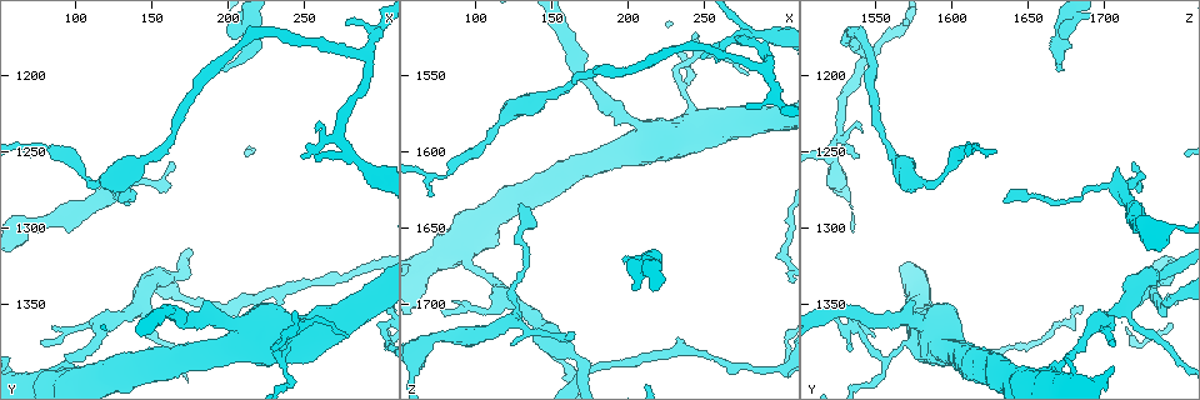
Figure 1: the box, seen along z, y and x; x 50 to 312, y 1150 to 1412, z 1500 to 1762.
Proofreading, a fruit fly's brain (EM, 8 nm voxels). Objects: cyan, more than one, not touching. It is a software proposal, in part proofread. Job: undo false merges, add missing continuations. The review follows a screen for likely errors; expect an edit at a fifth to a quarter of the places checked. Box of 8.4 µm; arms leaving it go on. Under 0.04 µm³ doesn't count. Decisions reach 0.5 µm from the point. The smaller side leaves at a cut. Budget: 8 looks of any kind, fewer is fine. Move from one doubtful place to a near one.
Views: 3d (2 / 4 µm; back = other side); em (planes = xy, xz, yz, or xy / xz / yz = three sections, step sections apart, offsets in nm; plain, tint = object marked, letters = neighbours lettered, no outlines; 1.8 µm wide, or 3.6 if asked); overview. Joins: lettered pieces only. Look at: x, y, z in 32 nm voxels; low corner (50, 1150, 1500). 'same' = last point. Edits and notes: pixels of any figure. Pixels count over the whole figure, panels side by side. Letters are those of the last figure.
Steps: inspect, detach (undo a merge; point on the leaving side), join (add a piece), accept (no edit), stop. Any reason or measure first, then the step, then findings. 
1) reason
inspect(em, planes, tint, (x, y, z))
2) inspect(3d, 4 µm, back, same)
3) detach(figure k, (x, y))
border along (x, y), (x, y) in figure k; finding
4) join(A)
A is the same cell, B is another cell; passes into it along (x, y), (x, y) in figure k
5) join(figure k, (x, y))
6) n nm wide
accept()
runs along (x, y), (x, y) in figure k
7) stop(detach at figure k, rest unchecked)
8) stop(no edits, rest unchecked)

branch stops here
inspect(em, planes, letters, (124, 1268, 1728))

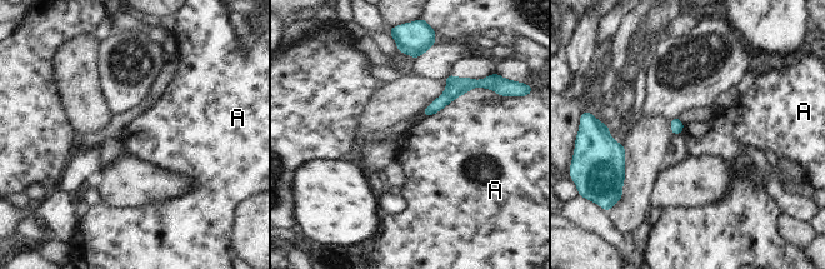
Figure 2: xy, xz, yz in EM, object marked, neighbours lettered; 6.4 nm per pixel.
accept()
A is another cell; border along (483, 86), (469, 89), (426, 118) in figure 2; none of them fits

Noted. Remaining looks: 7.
an open end
inspect(em, yz, step 4, letters, (72, 1248, 1628))

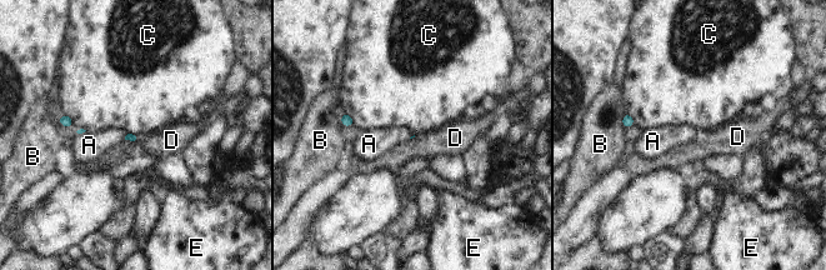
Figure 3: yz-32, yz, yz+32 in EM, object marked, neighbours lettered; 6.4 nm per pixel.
C touches over 110 nm
accept()
A, B, C, D and E are other cells; none of them fits

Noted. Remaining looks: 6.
thin end
inspect(3d, 4 µm, (198, 1196, 1668))

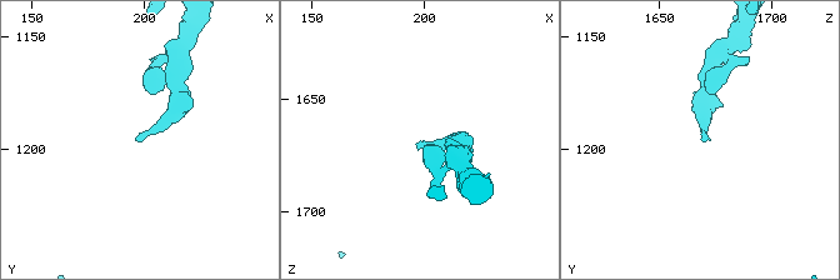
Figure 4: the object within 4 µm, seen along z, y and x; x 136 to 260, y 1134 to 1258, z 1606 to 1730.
inspect(em, 3.6 µm, xy, step 16, letters, (198, 1197, 1670))

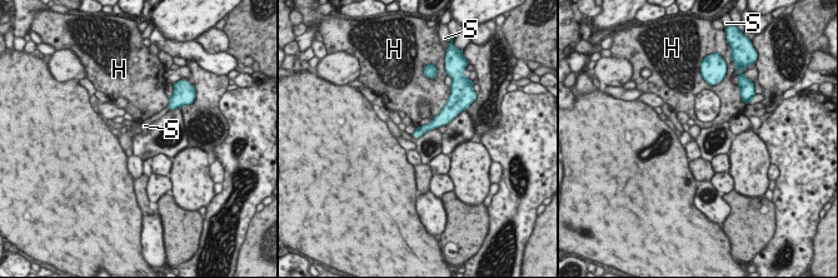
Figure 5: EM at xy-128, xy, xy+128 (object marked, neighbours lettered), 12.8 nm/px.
accept()
H and S are other cells; border along (445, 104), (428, 123), (417, 127) in figure 5; no lettered piece goes on from it

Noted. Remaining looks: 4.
stop(no edits, rest unchecked)

